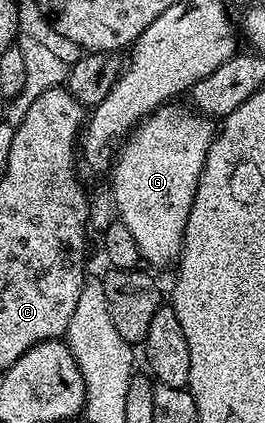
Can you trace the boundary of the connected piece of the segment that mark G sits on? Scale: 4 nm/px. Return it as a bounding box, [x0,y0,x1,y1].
[110,101,214,267]

